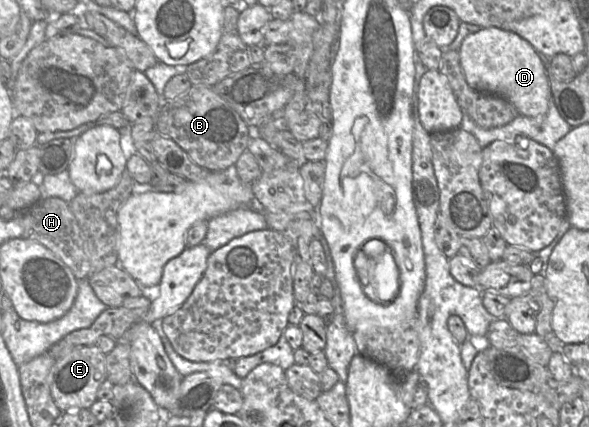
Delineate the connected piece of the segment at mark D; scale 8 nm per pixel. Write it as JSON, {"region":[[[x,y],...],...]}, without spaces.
{"region":[[[498,27],[481,28],[465,37],[459,56],[471,89],[505,98],[522,116],[542,117],[547,113],[552,94],[543,56],[515,32]]]}

